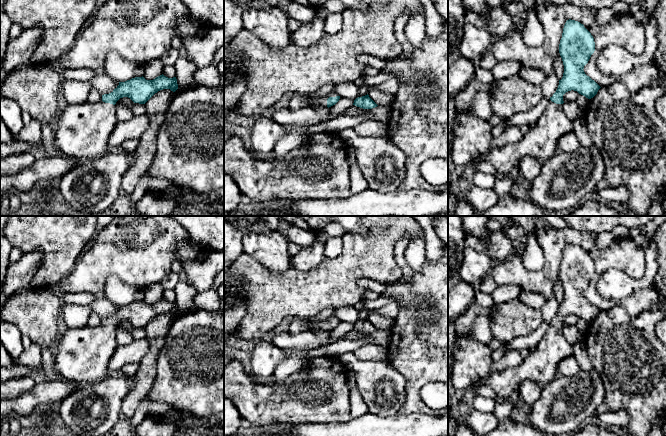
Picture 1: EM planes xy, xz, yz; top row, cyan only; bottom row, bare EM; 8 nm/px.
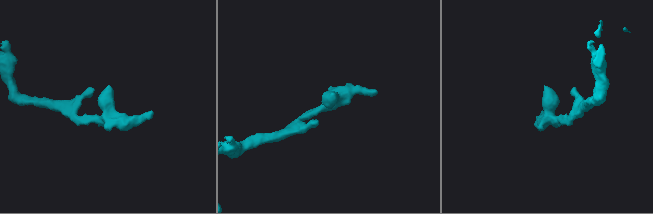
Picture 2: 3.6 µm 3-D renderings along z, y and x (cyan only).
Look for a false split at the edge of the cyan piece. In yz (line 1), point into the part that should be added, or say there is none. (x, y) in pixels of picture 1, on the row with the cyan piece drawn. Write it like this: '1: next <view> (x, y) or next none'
1: next yz (540, 142)

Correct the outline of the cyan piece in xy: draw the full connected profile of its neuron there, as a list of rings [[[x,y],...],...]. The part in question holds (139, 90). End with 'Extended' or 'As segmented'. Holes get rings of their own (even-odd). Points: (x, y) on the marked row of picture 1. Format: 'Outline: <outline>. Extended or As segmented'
Outline: [[[163,74],[153,80],[135,77],[119,82],[111,93],[102,95],[99,102],[68,105],[56,123],[54,153],[79,161],[108,155],[112,151],[108,141],[118,123],[116,102],[128,97],[134,103],[145,104],[163,89],[175,92],[178,89],[176,77],[168,78]]]. Extended

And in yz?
Outline: [[[567,20],[559,44],[563,77],[543,114],[520,141],[488,150],[474,158],[471,164],[486,161],[507,176],[519,166],[524,156],[532,156],[542,163],[553,157],[559,151],[558,140],[573,128],[573,121],[563,110],[563,95],[574,90],[591,99],[601,88],[583,70],[594,51],[595,42],[591,33],[580,22]]]. Extended

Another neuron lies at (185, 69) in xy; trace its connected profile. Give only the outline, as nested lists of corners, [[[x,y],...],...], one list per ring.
[[[180,56],[174,65],[176,69],[175,77],[178,84],[176,91],[186,90],[197,85],[194,78],[197,67],[193,62],[189,61],[186,56]]]

